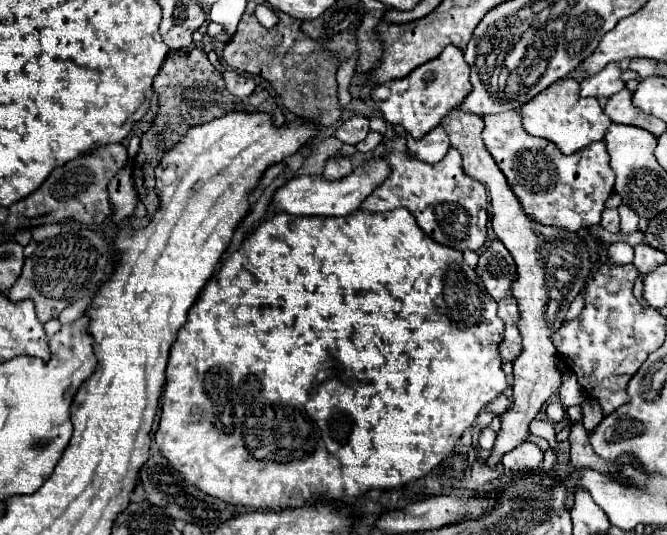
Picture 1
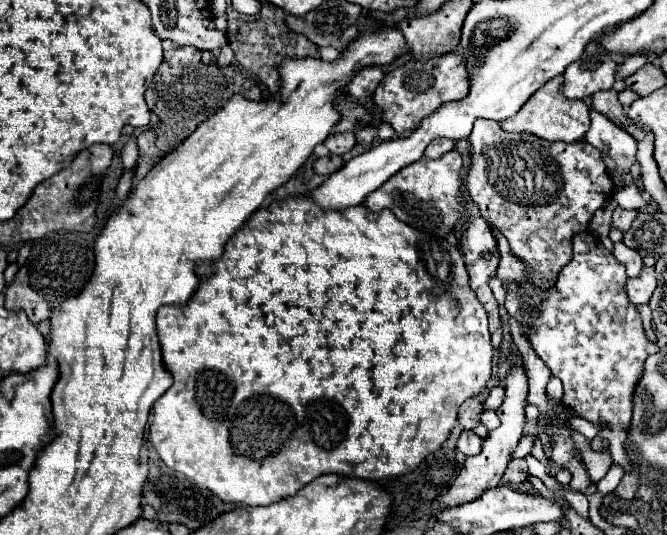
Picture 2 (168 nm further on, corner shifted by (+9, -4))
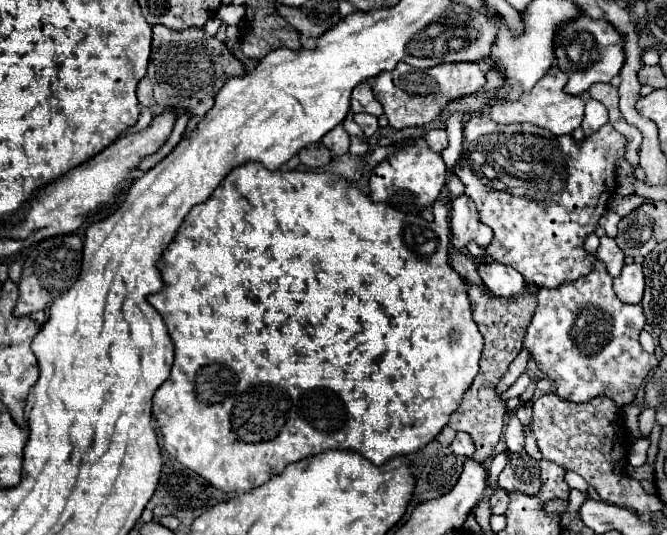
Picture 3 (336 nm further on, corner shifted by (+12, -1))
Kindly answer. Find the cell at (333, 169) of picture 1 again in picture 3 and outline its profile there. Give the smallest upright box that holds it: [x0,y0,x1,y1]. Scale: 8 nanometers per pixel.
[298,143,332,169]

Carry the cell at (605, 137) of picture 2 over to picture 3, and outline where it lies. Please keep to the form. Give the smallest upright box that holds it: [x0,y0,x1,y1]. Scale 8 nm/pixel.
[582,99,608,135]

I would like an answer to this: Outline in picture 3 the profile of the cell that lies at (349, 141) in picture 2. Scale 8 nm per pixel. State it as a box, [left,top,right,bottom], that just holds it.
[322,125,350,155]

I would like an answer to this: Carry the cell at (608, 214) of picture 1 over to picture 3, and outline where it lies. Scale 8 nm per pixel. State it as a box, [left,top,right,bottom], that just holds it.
[610,195,646,217]

